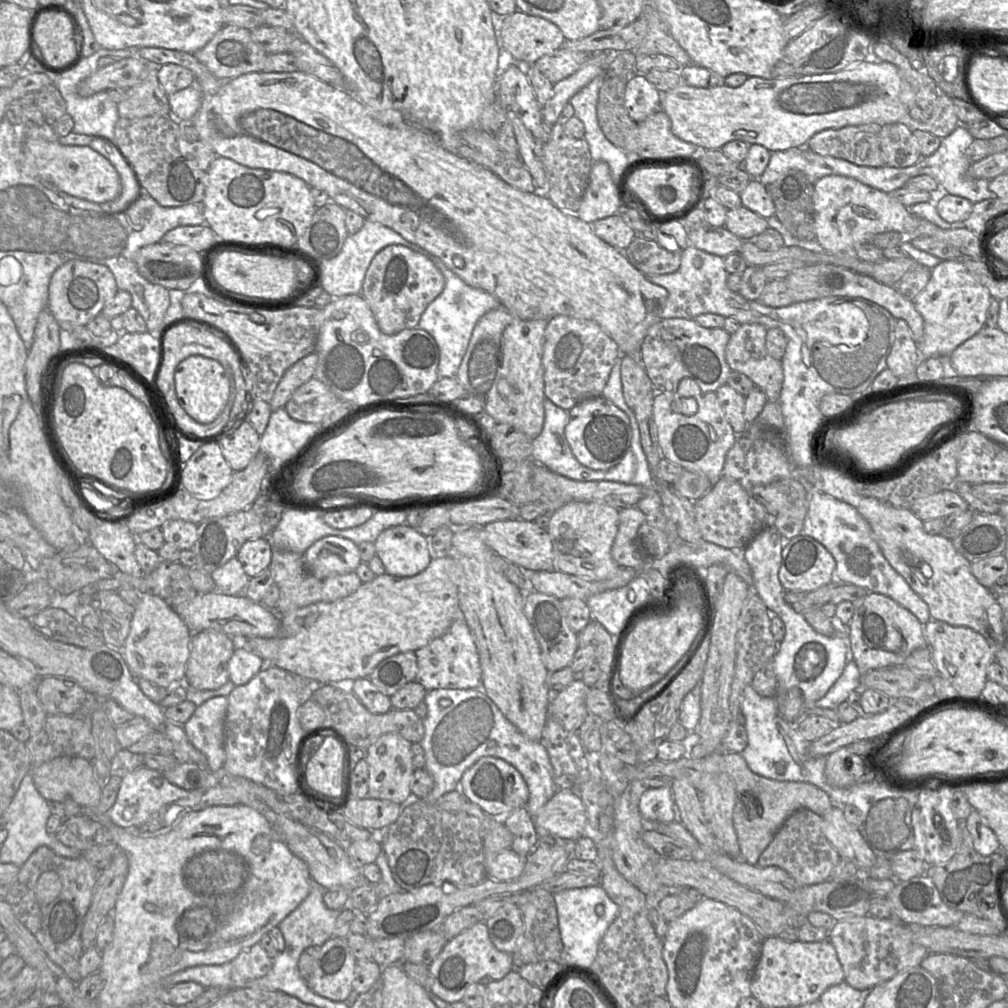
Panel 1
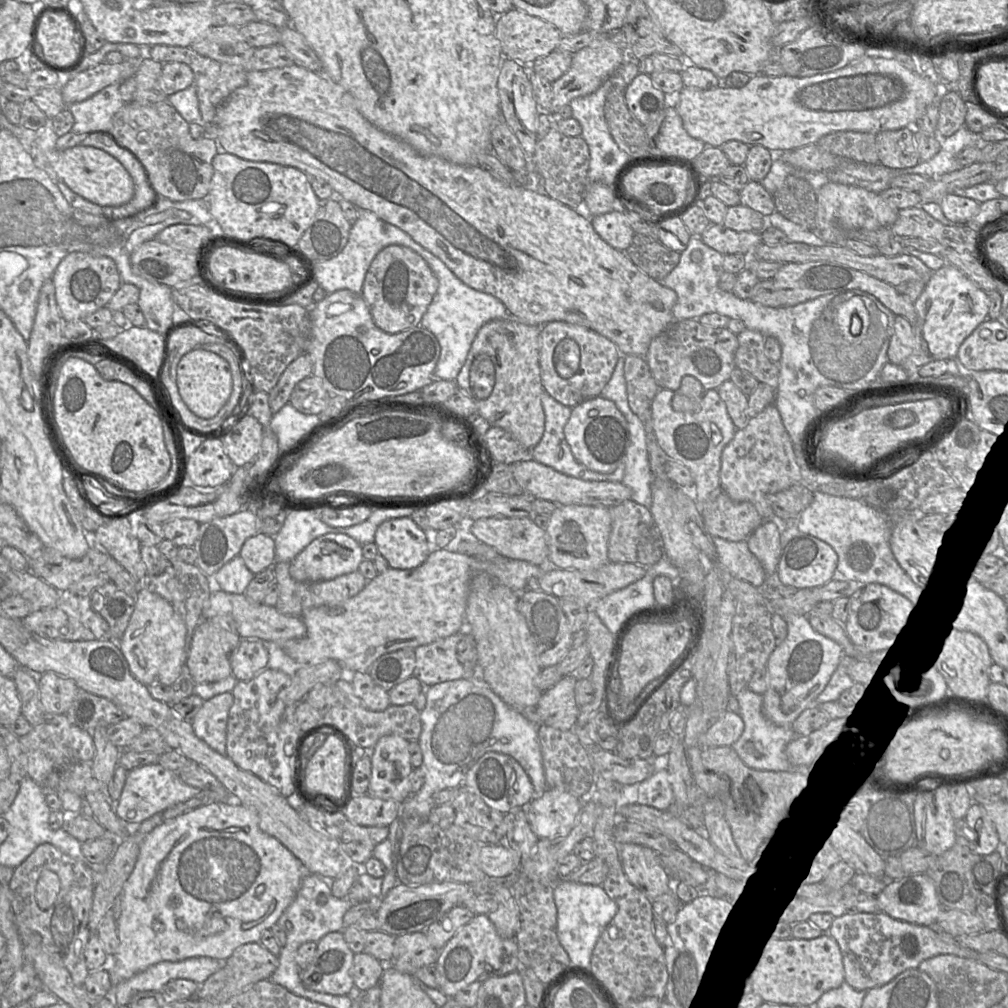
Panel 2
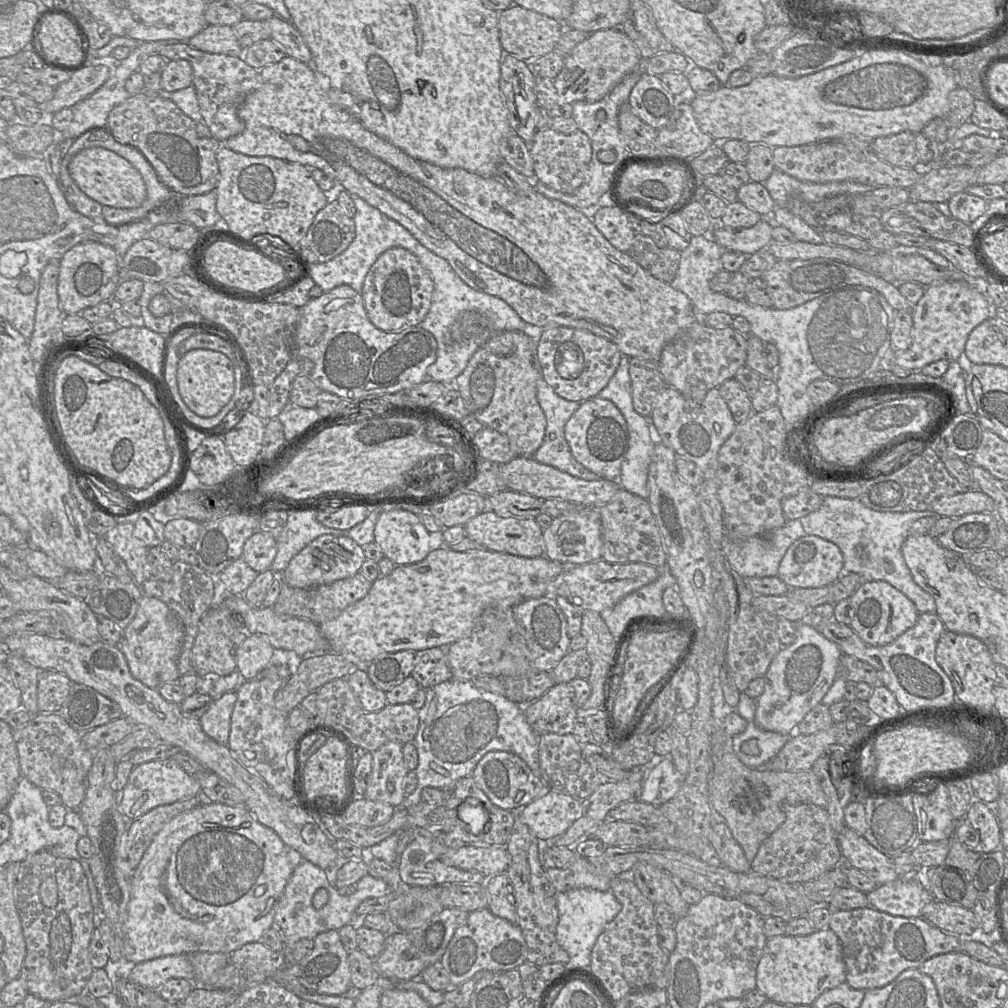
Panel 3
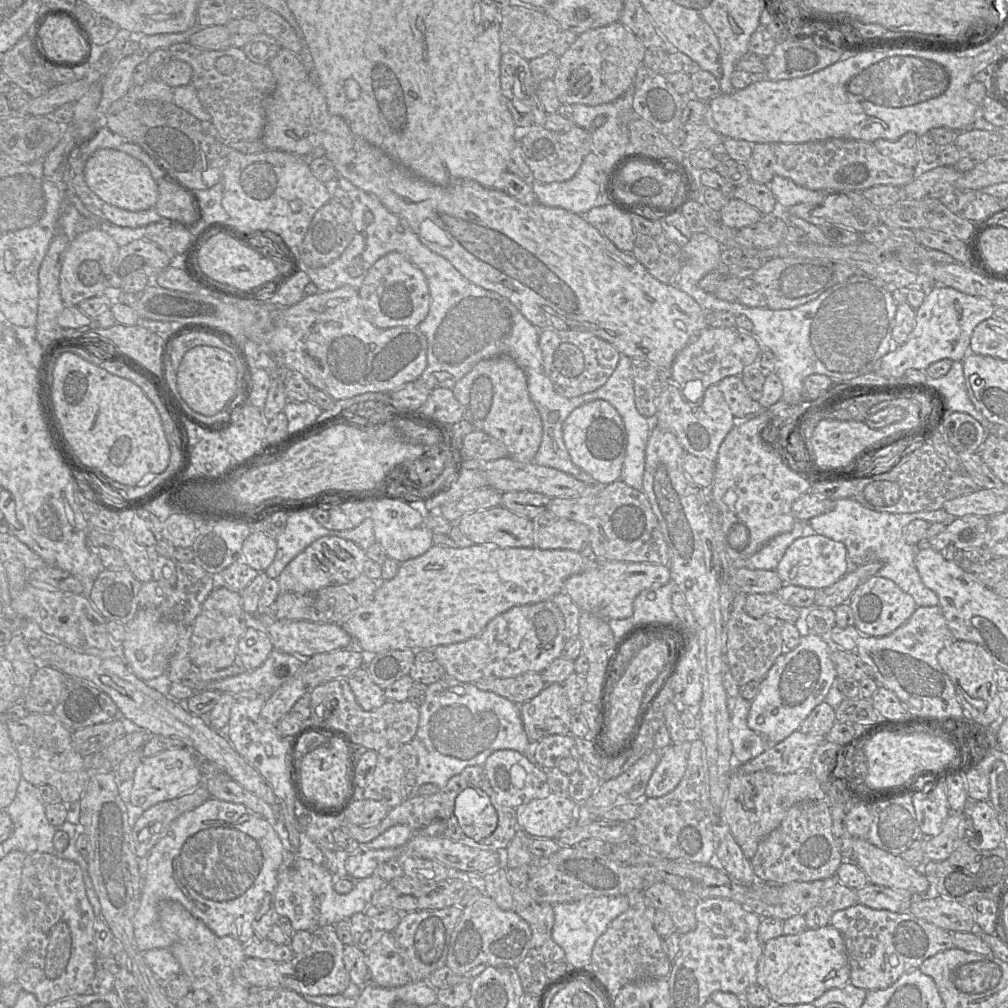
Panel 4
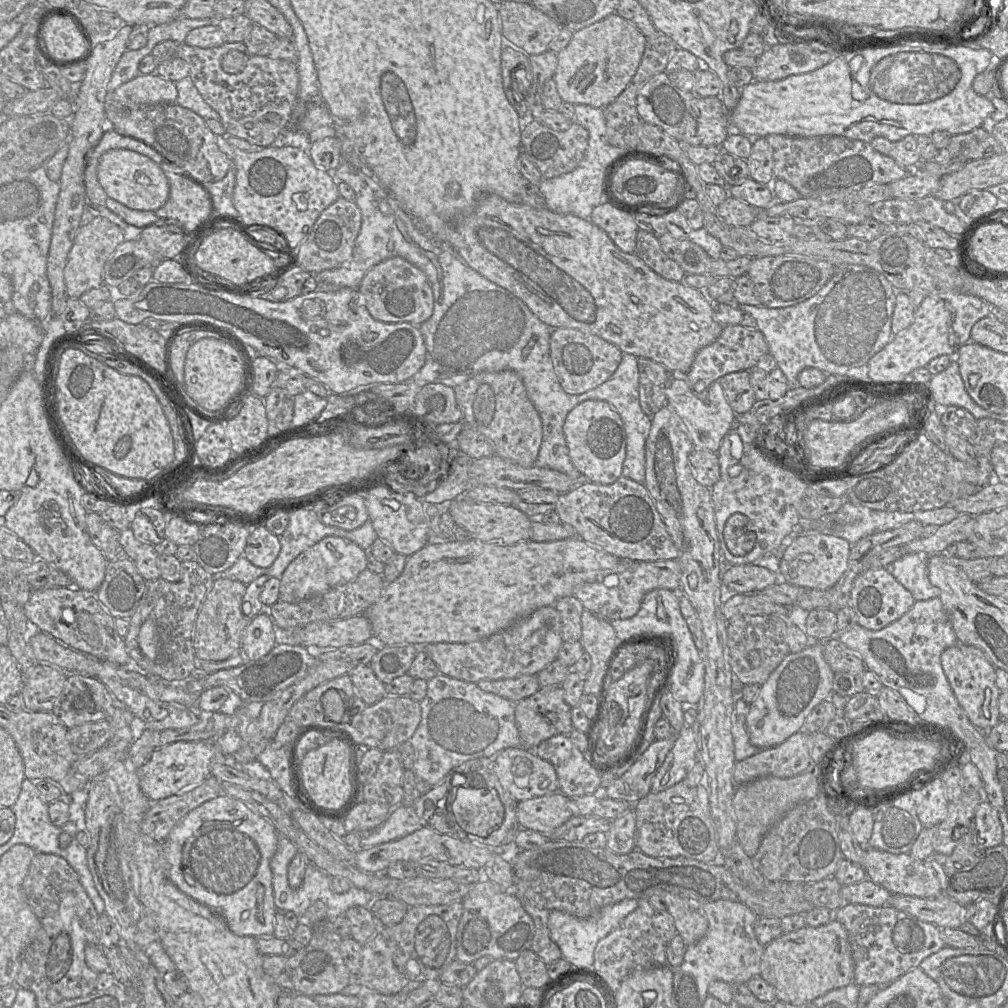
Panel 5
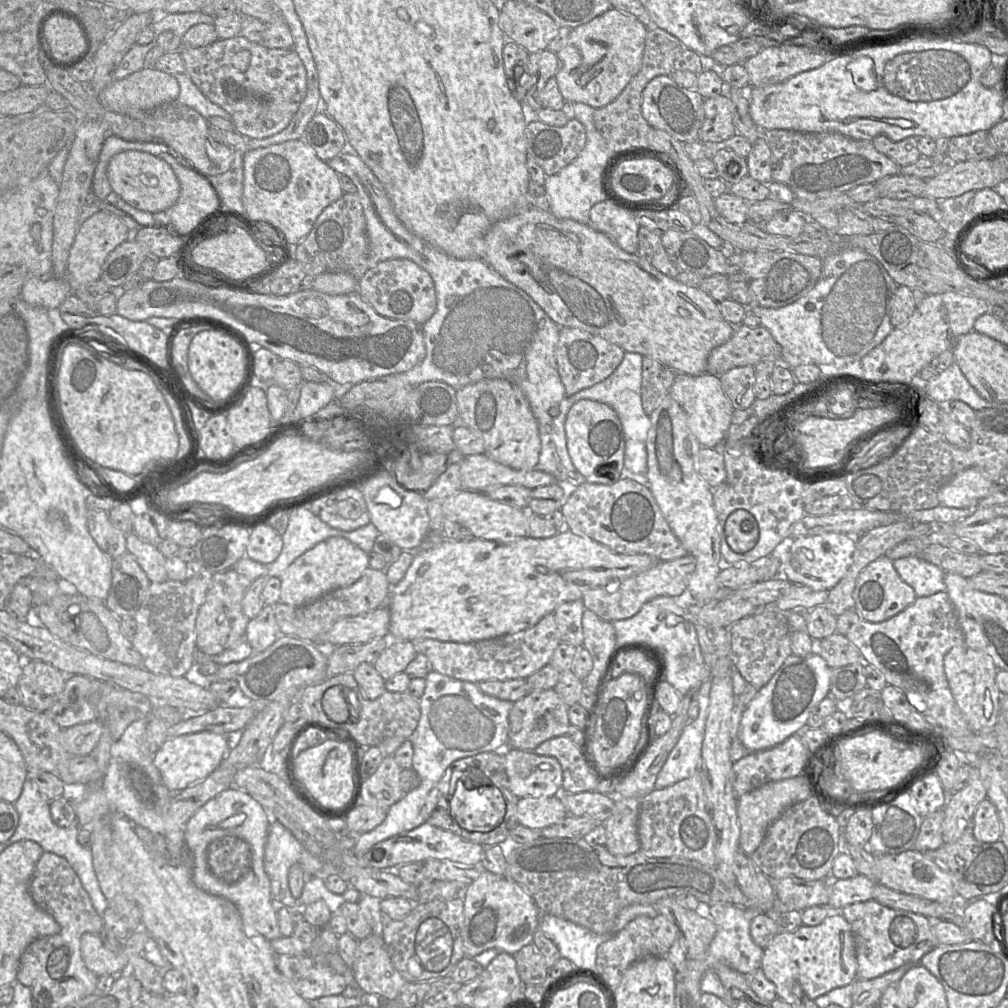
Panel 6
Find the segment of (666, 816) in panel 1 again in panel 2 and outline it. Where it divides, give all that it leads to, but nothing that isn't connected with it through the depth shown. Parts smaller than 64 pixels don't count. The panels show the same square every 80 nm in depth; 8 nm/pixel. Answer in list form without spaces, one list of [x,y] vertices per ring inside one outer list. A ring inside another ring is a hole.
[[[664,767],[655,770],[648,779],[639,784],[637,803],[667,811],[673,801],[672,786]]]

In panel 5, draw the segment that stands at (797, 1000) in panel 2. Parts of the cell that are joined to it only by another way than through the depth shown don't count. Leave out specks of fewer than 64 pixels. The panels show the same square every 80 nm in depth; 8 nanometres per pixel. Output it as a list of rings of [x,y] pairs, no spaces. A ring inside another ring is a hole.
[[[832,918],[819,927],[806,925],[780,935],[764,948],[760,976],[773,986],[778,1001],[792,1005],[813,1002],[833,989],[849,985],[854,979],[854,963],[846,930]]]

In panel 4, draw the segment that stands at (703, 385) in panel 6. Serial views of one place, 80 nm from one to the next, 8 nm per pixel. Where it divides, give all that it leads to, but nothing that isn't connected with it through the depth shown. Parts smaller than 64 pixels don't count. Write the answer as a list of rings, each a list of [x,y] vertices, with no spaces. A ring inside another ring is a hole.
[[[669,378],[659,396],[656,425],[673,433],[685,453],[715,462],[721,443],[736,422],[717,384],[710,385],[700,400],[691,402],[681,394],[679,384]]]

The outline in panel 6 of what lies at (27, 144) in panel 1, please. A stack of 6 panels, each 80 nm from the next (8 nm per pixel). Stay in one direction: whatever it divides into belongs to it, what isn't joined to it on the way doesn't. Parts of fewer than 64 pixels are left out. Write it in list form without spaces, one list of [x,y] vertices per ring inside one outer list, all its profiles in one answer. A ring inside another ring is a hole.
[[[127,150],[116,154],[108,164],[107,177],[112,191],[138,210],[150,213],[165,211],[180,196],[180,183],[171,166],[147,152]]]

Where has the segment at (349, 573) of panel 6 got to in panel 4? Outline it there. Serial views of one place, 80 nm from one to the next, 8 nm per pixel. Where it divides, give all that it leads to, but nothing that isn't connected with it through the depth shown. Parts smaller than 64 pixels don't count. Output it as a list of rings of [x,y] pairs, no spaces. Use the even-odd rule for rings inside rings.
[[[324,536],[293,558],[277,578],[280,593],[307,594],[327,586],[346,584],[363,573],[366,552],[353,541]]]

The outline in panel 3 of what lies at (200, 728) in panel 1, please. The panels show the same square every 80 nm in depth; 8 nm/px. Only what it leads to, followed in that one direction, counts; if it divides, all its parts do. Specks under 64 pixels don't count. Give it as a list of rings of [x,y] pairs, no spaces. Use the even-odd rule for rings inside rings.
[[[235,691],[227,692],[214,699],[207,711],[198,719],[203,731],[220,744],[228,743],[230,717],[235,701]]]

